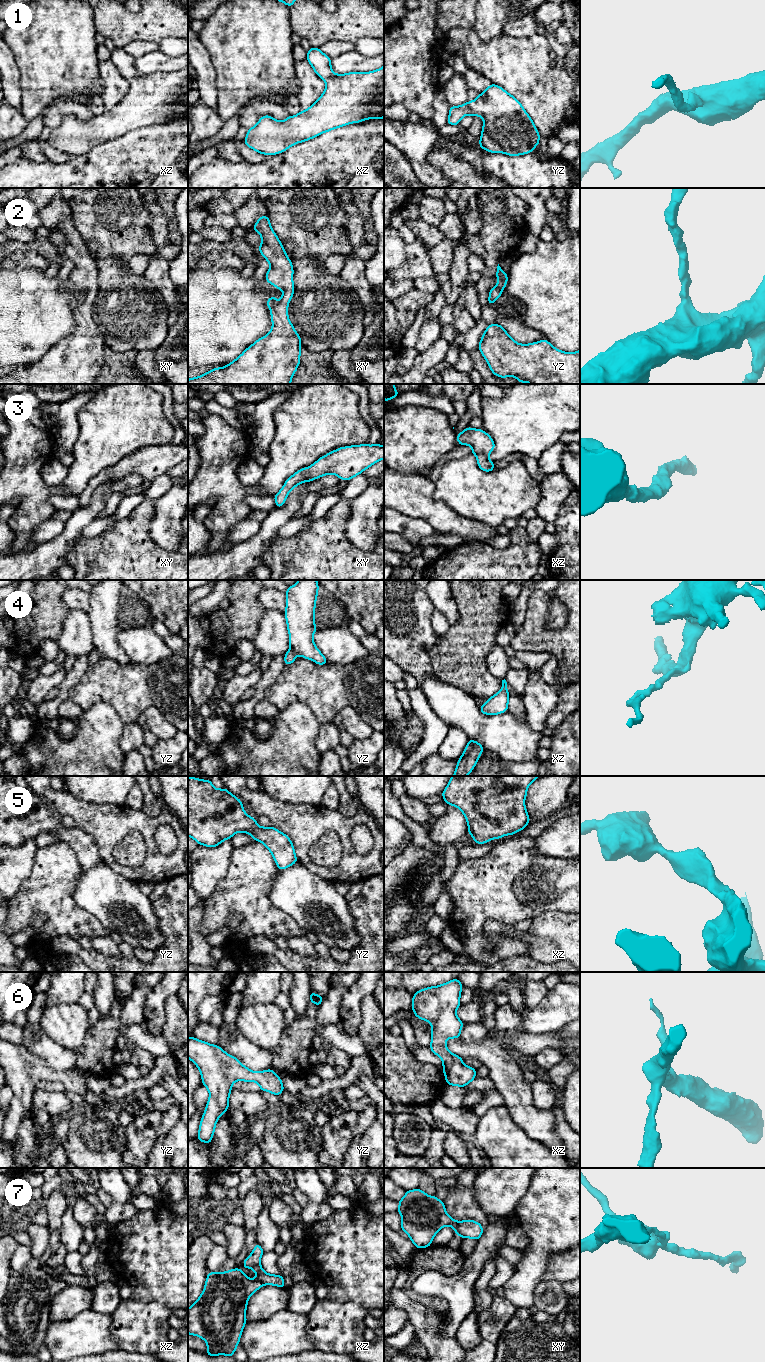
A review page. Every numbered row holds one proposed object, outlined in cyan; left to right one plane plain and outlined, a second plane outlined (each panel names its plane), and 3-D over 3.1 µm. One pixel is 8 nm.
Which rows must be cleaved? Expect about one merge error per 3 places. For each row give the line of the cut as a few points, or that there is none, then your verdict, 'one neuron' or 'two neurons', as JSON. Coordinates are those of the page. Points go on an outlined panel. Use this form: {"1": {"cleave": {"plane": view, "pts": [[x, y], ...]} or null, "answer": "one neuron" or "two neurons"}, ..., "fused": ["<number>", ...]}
{"1": {"cleave": null, "answer": "one neuron"}, "2": {"cleave": null, "answer": "one neuron"}, "3": {"cleave": null, "answer": "one neuron"}, "4": {"cleave": {"plane": "yz", "pts": [[290, 647], [297, 653]]}, "answer": "two neurons"}, "5": {"cleave": null, "answer": "one neuron"}, "6": {"cleave": null, "answer": "one neuron"}, "7": {"cleave": {"plane": "xz", "pts": [[256, 1278], [263, 1284]]}, "answer": "two neurons"}, "fused": ["4", "7"]}

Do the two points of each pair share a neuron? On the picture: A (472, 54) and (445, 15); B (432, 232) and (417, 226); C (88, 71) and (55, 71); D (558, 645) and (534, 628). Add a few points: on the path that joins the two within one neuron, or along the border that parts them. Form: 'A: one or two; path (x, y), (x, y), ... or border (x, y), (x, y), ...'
A: two; border (472, 28), (453, 27), (444, 34)
B: one; path (428, 232), (424, 232), (421, 229)
C: one; path (80, 71), (63, 71)
D: one; path (552, 642), (546, 640), (540, 634)

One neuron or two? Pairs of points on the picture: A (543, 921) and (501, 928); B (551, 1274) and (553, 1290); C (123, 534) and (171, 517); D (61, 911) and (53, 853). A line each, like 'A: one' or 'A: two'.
A: two
B: two
C: two
D: one

